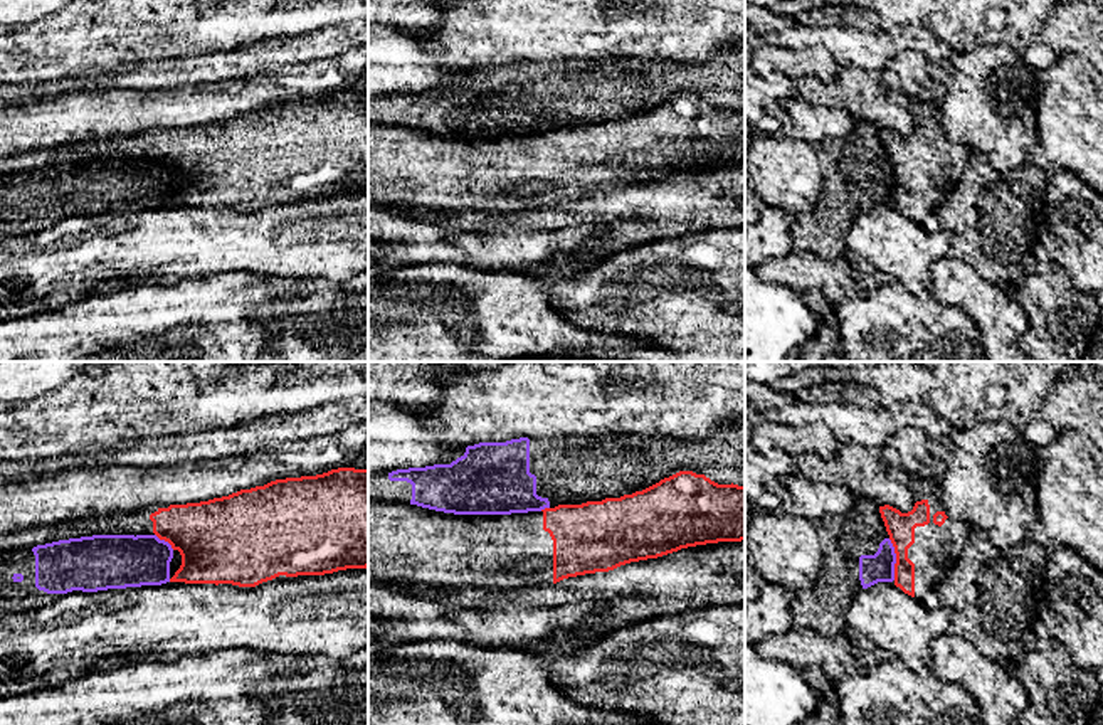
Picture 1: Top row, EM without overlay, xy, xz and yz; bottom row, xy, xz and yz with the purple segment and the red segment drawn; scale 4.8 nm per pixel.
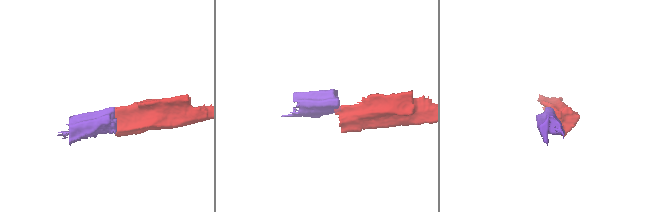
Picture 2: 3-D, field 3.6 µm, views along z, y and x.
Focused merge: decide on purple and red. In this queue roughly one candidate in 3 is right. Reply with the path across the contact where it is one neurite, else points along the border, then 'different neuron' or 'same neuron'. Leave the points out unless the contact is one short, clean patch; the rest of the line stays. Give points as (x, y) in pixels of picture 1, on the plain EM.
border along yz (888, 162), (895, 177), (895, 202); different neuron

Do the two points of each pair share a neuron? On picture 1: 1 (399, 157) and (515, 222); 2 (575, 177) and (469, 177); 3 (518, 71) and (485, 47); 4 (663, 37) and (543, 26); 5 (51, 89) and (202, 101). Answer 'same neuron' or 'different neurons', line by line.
1: different neurons
2: same neuron
3: different neurons
4: same neuron
5: different neurons

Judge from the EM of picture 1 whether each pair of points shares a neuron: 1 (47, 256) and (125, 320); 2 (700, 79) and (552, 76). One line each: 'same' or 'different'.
1: different
2: same

